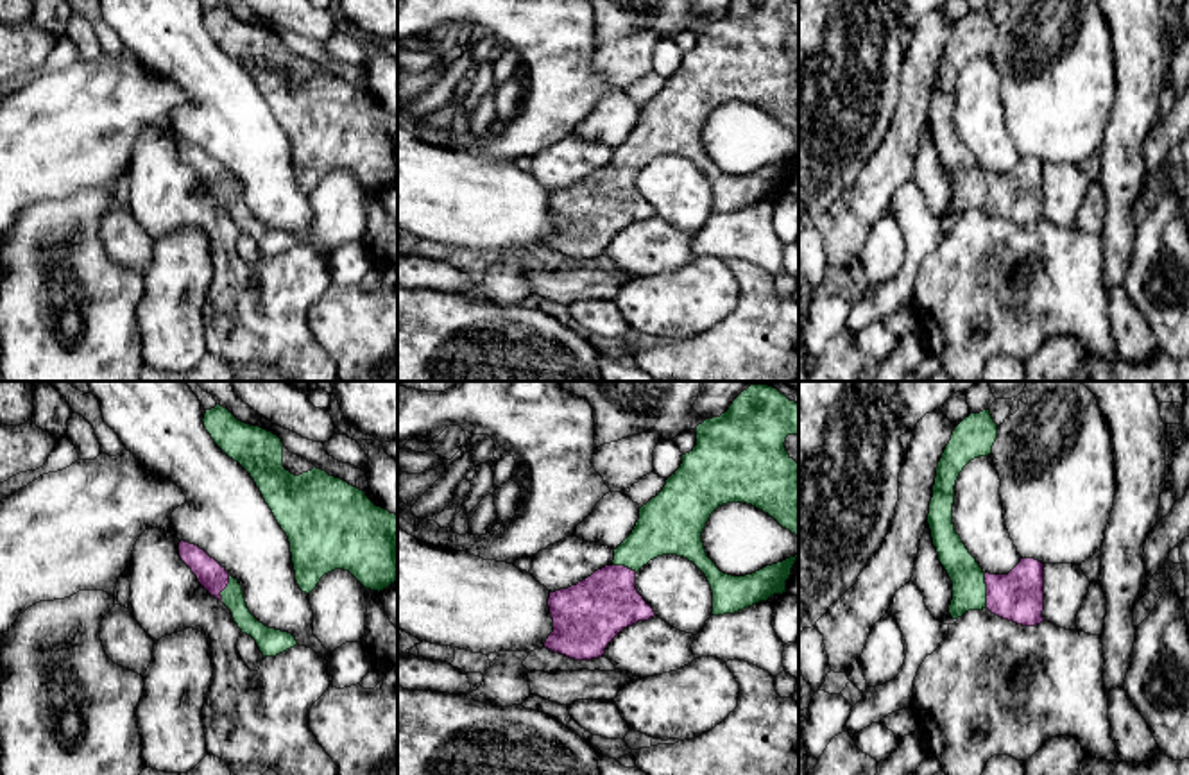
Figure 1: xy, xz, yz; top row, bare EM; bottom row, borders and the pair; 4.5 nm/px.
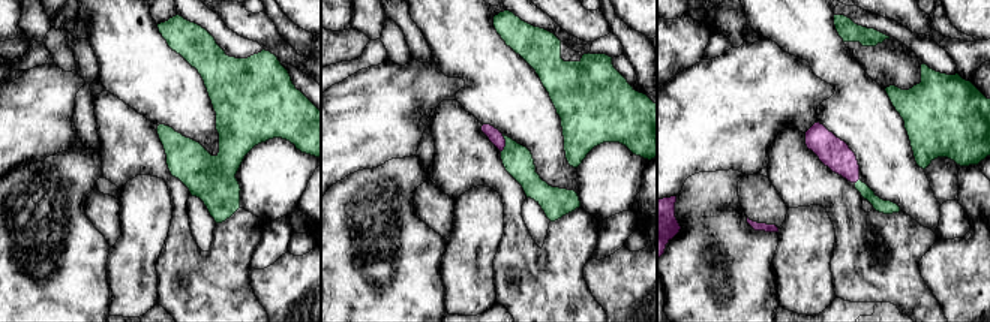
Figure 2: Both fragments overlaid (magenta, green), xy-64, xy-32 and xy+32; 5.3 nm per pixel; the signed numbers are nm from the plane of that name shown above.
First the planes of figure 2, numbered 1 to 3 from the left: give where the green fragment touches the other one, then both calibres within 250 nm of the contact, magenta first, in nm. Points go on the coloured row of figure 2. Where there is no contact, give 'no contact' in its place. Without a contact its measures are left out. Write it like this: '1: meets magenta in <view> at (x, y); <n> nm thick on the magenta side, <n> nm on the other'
1: no contact
2: meets magenta in xy-32 at (504, 143); 80 nm thick on the magenta side, 160 nm on the other
3: meets magenta in xy+32 at (857, 180); 160 nm thick on the magenta side, 80 nm on the other

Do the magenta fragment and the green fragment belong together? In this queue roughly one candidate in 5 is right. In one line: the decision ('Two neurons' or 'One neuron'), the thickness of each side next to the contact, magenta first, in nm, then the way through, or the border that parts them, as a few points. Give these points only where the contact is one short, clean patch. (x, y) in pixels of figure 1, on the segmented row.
One neuron. Thickness 220 nm (magenta) against 160 nm. Path across: yz (1017, 596), (987, 591), (969, 591)

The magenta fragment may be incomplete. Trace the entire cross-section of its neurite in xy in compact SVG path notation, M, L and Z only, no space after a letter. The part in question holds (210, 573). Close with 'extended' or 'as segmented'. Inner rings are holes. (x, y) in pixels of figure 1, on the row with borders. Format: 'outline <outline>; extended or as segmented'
outline M181 541L179 557L197 576L199 583L231 610L242 634L247 634L256 641L263 657L276 657L297 646L292 634L269 628L249 612L238 580L233 578L226 567L211 558L204 549Z; extended

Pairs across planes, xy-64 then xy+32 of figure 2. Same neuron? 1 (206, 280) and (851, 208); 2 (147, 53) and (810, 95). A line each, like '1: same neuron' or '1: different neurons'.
1: same neuron
2: different neurons

